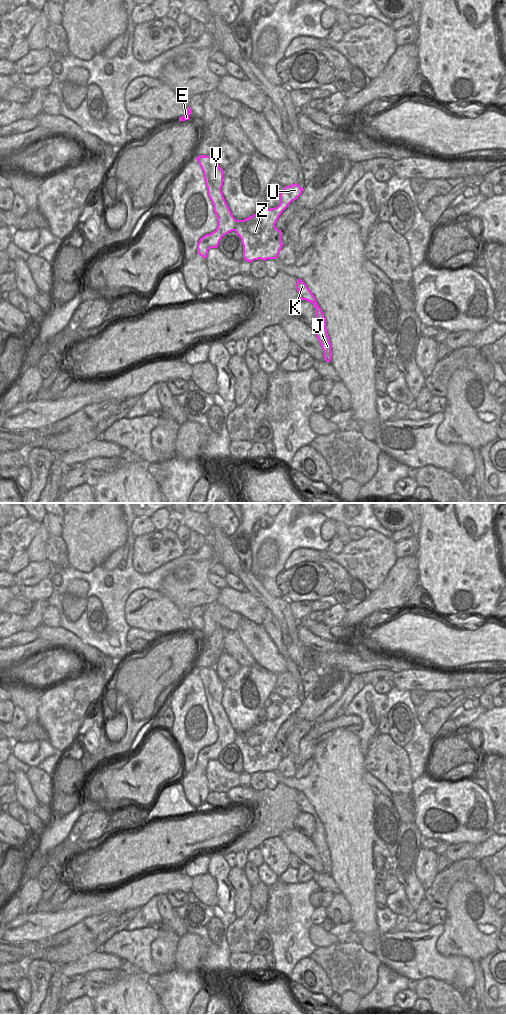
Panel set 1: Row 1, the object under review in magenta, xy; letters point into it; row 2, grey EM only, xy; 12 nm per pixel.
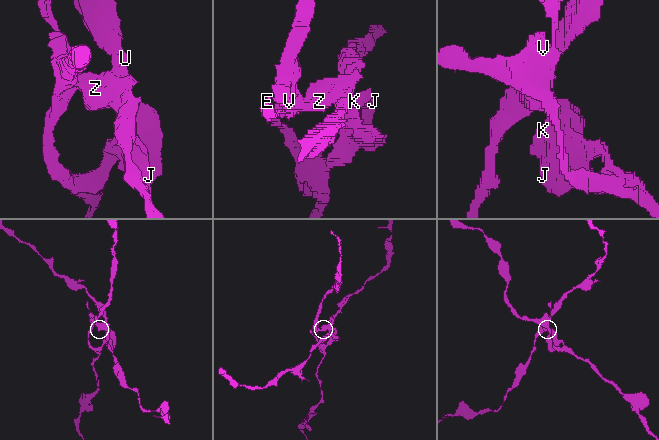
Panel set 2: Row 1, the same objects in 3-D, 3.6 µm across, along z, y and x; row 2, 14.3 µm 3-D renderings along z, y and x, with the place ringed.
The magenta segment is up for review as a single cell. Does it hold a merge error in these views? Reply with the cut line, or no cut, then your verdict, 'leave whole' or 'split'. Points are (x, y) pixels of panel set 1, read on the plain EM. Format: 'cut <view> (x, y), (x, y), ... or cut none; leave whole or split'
cut xy (236, 732), (236, 738), (233, 742); split

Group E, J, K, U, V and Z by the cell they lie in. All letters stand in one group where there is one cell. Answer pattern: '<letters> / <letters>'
E J K V / U Z

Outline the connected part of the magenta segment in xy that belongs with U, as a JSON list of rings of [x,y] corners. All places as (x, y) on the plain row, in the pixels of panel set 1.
[[[297,695],[285,698],[280,705],[280,715],[275,720],[265,721],[244,732],[236,732],[235,744],[243,757],[243,771],[254,772],[276,771],[283,756],[281,743],[275,736],[281,725],[302,705]]]

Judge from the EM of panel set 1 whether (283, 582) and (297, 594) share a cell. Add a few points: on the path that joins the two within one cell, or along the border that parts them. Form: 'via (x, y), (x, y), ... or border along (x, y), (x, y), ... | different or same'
via (286, 584), (294, 591) | same

